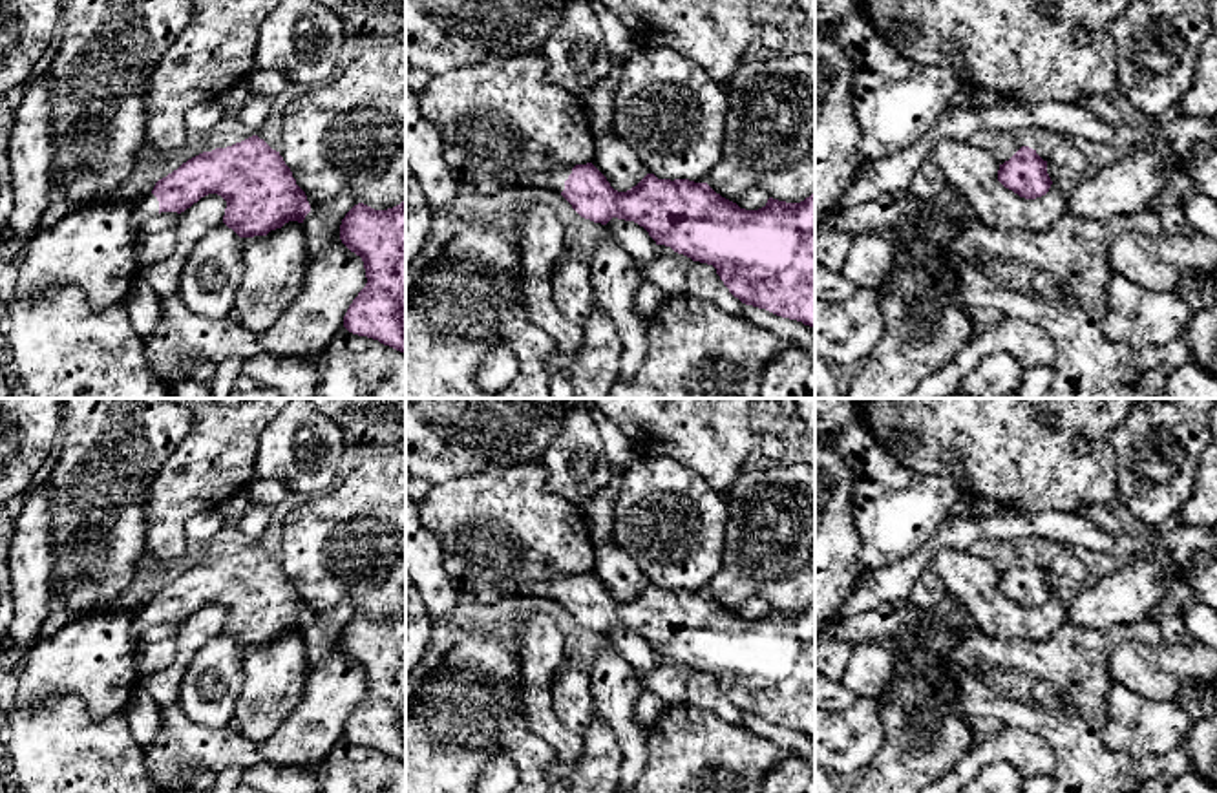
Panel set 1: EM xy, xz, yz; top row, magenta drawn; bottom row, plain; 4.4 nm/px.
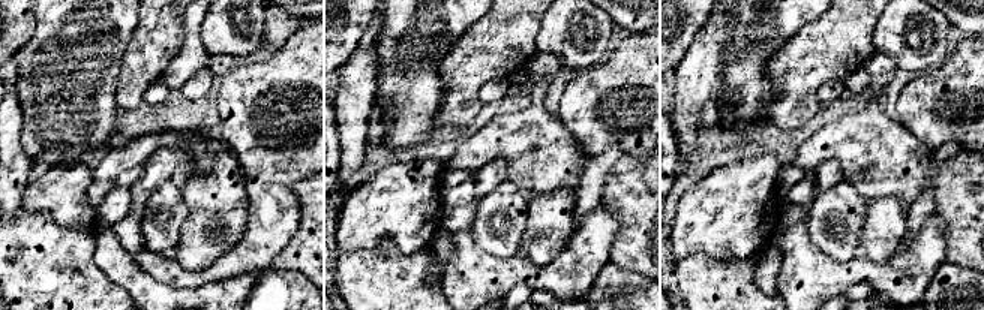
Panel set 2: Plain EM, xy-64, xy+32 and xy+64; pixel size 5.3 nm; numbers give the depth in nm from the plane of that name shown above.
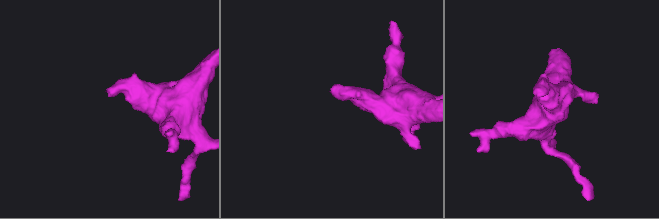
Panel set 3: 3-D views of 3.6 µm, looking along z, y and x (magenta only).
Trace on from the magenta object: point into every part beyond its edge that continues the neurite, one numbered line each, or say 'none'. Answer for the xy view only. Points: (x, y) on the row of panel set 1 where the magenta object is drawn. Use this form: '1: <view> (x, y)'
1: xy (148, 205)

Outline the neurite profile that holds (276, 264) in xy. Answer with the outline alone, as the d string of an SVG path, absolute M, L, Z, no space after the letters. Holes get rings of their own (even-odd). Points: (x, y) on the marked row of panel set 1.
M303 223L243 238L243 261L232 316L249 331L267 331L303 289L309 269Z

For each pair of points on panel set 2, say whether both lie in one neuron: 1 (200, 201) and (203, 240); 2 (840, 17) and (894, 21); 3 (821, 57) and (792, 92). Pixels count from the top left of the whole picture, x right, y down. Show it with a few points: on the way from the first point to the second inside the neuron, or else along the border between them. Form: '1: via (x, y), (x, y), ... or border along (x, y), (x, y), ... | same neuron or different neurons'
1: via (203, 210), (203, 231) | same neuron
2: border along (879, 15), (873, 35), (875, 51) | different neurons
3: via (812, 66), (795, 83) | same neuron

